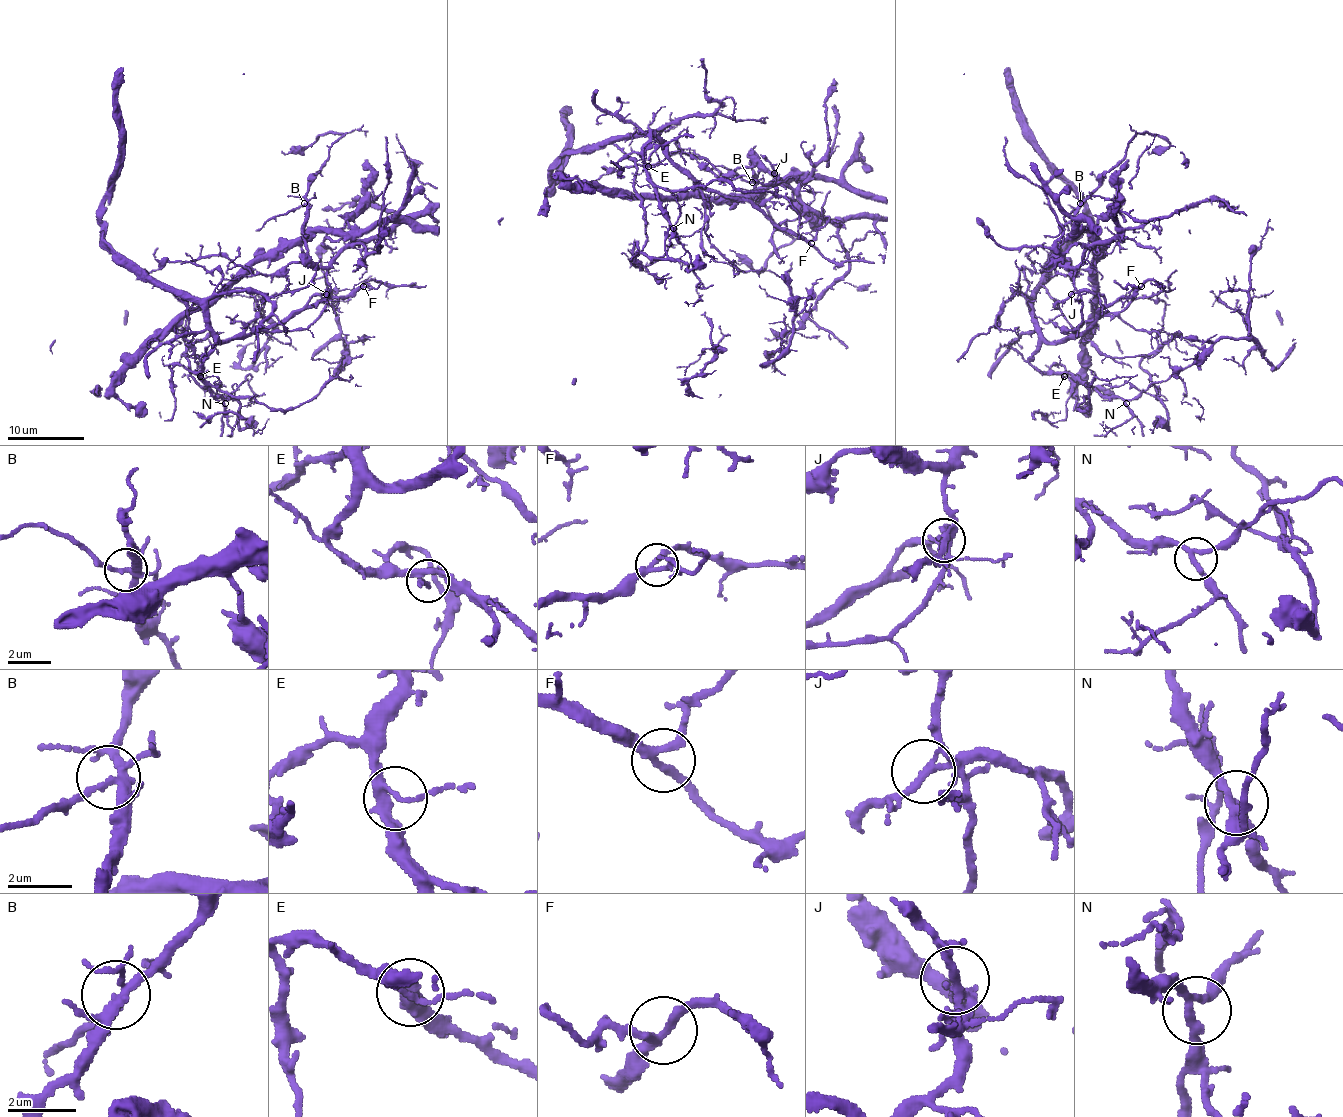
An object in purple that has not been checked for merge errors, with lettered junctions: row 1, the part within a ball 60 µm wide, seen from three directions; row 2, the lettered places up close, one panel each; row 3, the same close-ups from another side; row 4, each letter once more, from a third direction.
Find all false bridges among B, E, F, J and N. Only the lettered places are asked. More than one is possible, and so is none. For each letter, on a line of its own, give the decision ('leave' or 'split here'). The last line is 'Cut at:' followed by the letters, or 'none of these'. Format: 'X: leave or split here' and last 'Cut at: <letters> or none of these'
B: leave
E: leave
F: leave
J: split here
N: leave
Cut at: J

